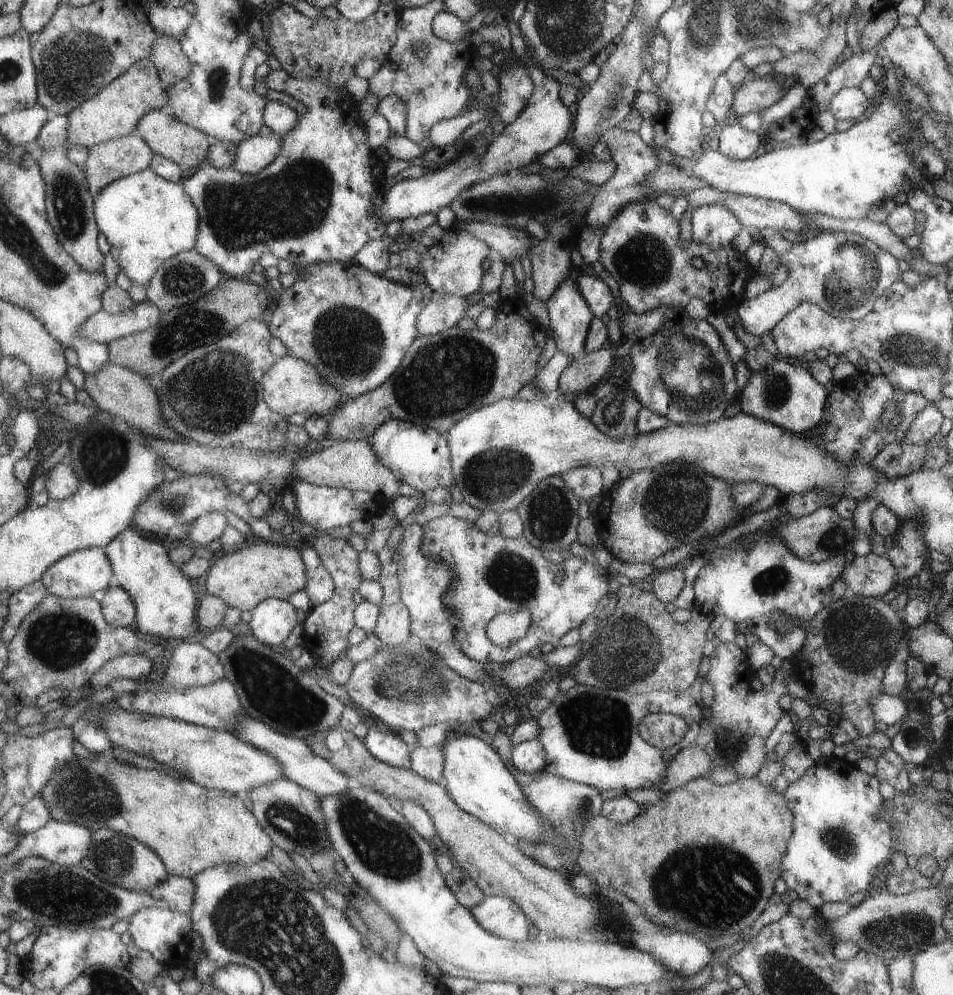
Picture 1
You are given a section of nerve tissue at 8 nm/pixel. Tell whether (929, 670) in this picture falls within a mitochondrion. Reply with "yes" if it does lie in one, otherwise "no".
no

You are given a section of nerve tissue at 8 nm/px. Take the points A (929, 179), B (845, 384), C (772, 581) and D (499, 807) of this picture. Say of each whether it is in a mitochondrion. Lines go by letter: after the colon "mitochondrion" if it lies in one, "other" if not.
A: other
B: other
C: mitochondrion
D: other

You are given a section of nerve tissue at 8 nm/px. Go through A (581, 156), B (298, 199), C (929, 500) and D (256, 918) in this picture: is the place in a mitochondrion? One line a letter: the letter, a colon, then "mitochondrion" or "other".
A: other
B: mitochondrion
C: other
D: mitochondrion

